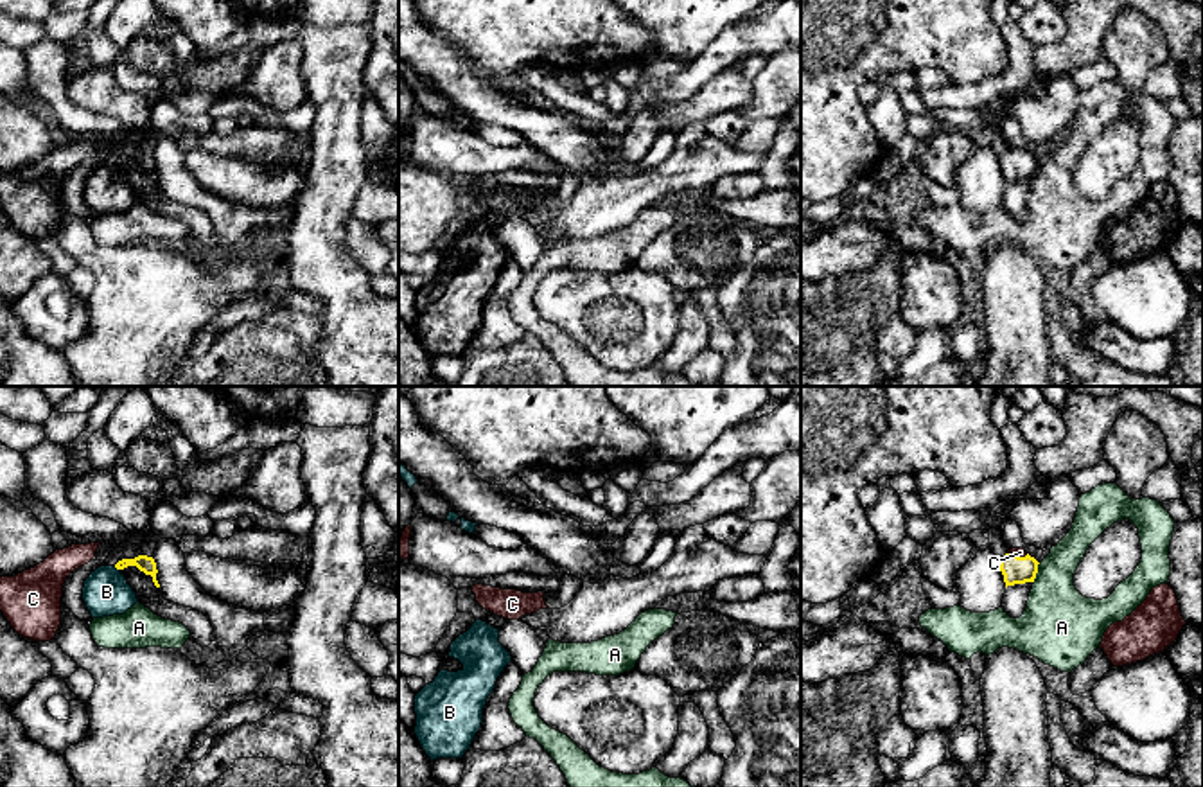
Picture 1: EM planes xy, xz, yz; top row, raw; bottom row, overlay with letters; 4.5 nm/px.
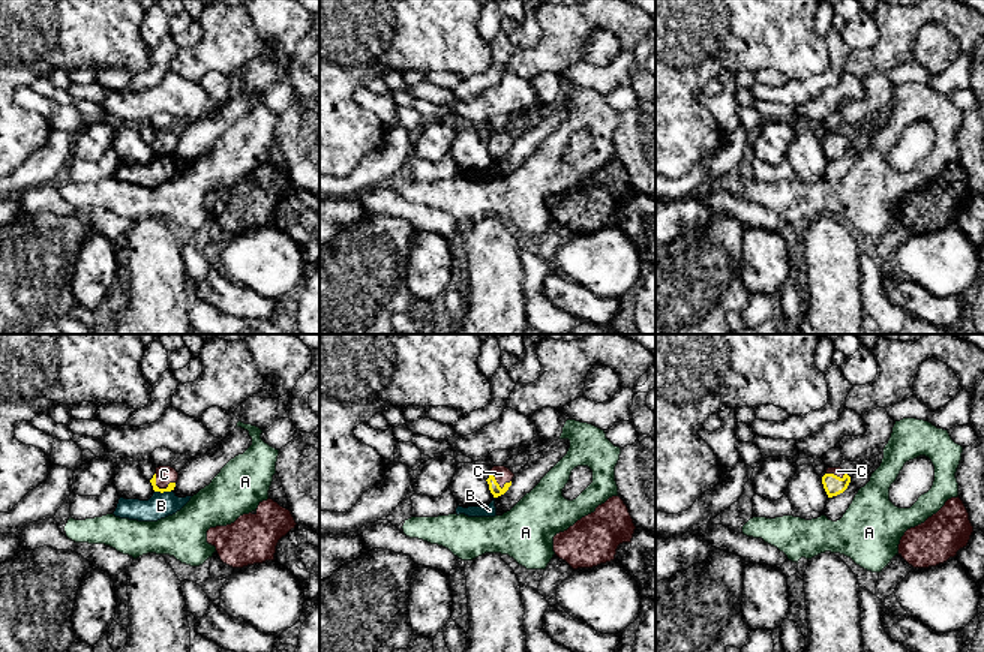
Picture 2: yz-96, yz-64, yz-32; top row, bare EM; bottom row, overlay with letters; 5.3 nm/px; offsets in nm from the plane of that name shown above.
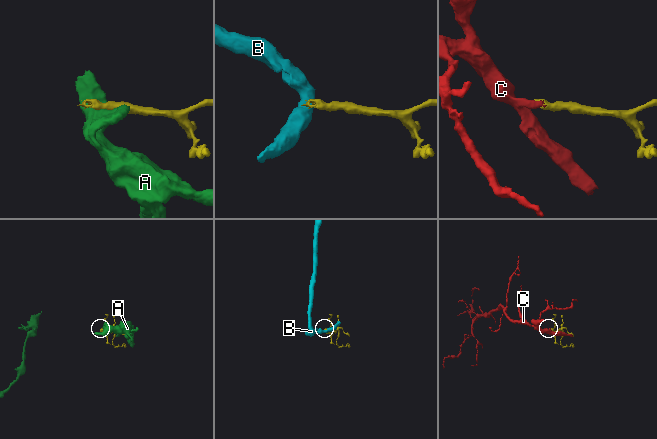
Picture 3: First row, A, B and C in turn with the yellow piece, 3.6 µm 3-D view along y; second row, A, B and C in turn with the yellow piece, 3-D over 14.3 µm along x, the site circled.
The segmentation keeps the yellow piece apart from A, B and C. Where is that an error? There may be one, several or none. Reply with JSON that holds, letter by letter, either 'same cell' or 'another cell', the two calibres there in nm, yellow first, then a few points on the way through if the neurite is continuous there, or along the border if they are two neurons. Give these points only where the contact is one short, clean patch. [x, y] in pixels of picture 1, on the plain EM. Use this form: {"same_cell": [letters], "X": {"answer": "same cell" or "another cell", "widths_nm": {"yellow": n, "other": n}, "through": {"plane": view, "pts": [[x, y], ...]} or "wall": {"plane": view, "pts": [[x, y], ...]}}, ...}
{"same_cell": ["C"], "A": {"answer": "another cell", "widths_nm": {"yellow": 130, "other": 320}, "wall": {"plane": "yz", "pts": [[1040, 160], [1033, 178]]}}, "B": {"answer": "another cell", "widths_nm": {"yellow": 70, "other": 200}, "wall": {"plane": "xy", "pts": [[114, 164], [119, 168]]}}, "C": {"answer": "same cell", "widths_nm": {"yellow": 130, "other": 50}, "through": {"plane": "yz", "pts": [[1017, 168], [1017, 153], [1020, 150]]}}}

